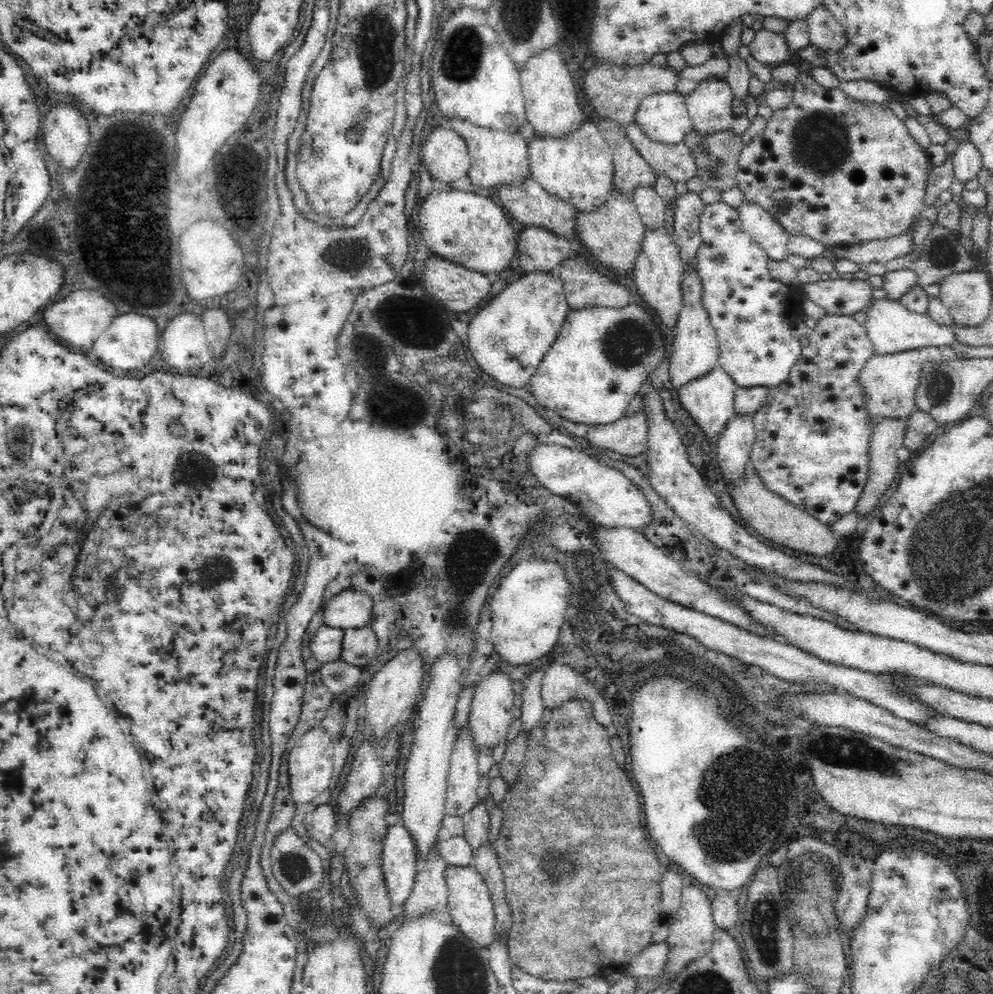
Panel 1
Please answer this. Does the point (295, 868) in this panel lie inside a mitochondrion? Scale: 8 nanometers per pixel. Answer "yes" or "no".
yes

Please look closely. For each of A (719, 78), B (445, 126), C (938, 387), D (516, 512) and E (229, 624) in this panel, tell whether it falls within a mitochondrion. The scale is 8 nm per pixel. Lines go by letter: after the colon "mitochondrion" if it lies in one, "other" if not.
A: other
B: other
C: mitochondrion
D: other
E: other

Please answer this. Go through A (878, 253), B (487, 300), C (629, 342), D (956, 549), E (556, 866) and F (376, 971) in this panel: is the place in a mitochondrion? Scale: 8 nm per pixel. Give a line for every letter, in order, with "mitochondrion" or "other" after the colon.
A: other
B: other
C: mitochondrion
D: mitochondrion
E: mitochondrion
F: other

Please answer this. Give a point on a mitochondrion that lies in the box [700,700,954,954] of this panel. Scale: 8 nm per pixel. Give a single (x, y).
(834, 750)

